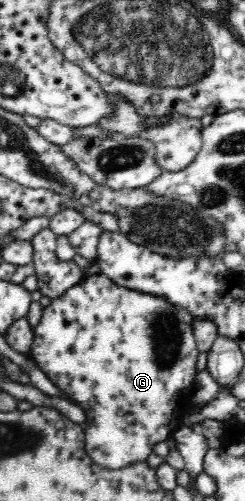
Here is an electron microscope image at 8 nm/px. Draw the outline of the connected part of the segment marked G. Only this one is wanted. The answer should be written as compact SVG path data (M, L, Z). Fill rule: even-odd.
M102 273L86 276L80 284L68 288L63 293L60 298L51 300L51 304L43 308L42 319L34 328L34 342L32 342L29 357L34 360L38 368L56 387L59 387L70 396L71 402L76 402L78 406L84 409L86 422L82 424L82 427L84 427L86 453L94 459L96 464L108 469L119 469L132 463L146 461L152 452L152 447L156 443L168 440L174 430L182 424L183 417L187 415L187 412L194 408L192 404L192 389L199 374L196 362L198 362L197 356L200 354L198 345L196 345L196 339L194 339L193 322L195 318L182 306L171 304L160 296L153 296L152 294L145 294L144 292L122 287L115 284L108 276Z

